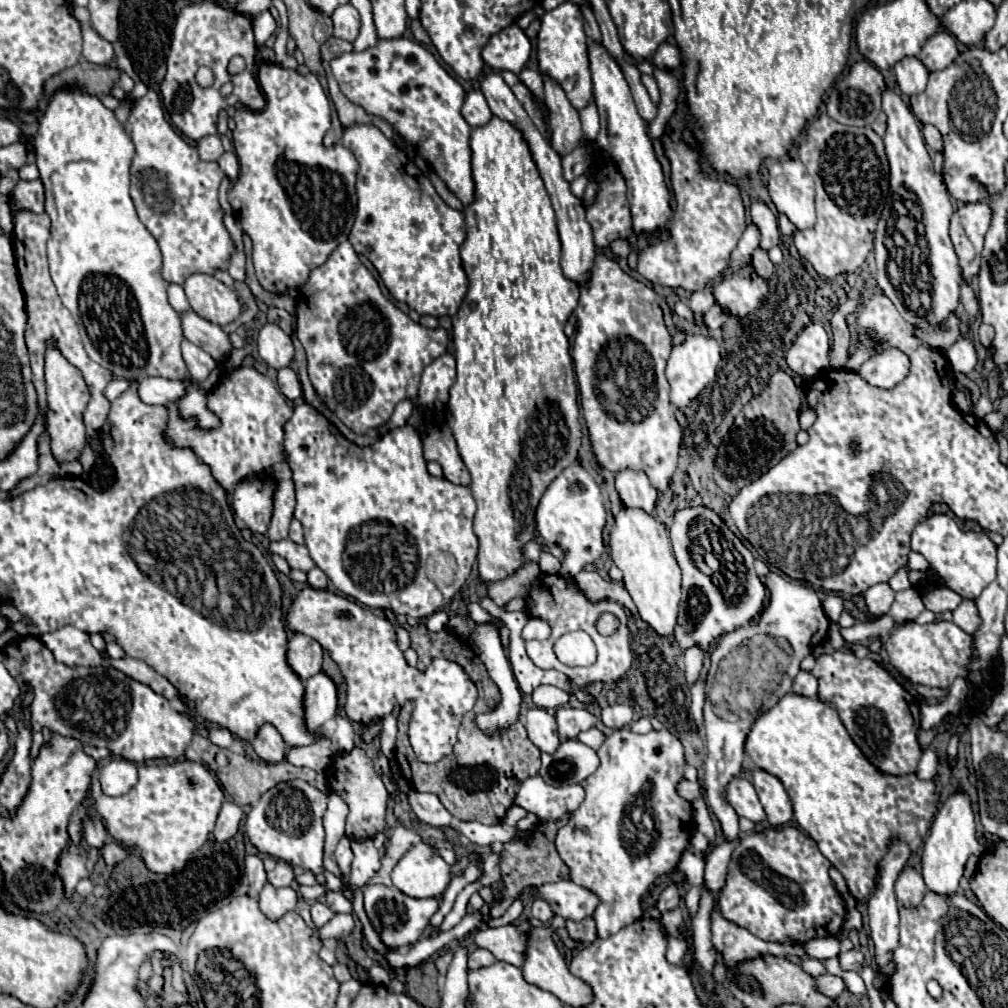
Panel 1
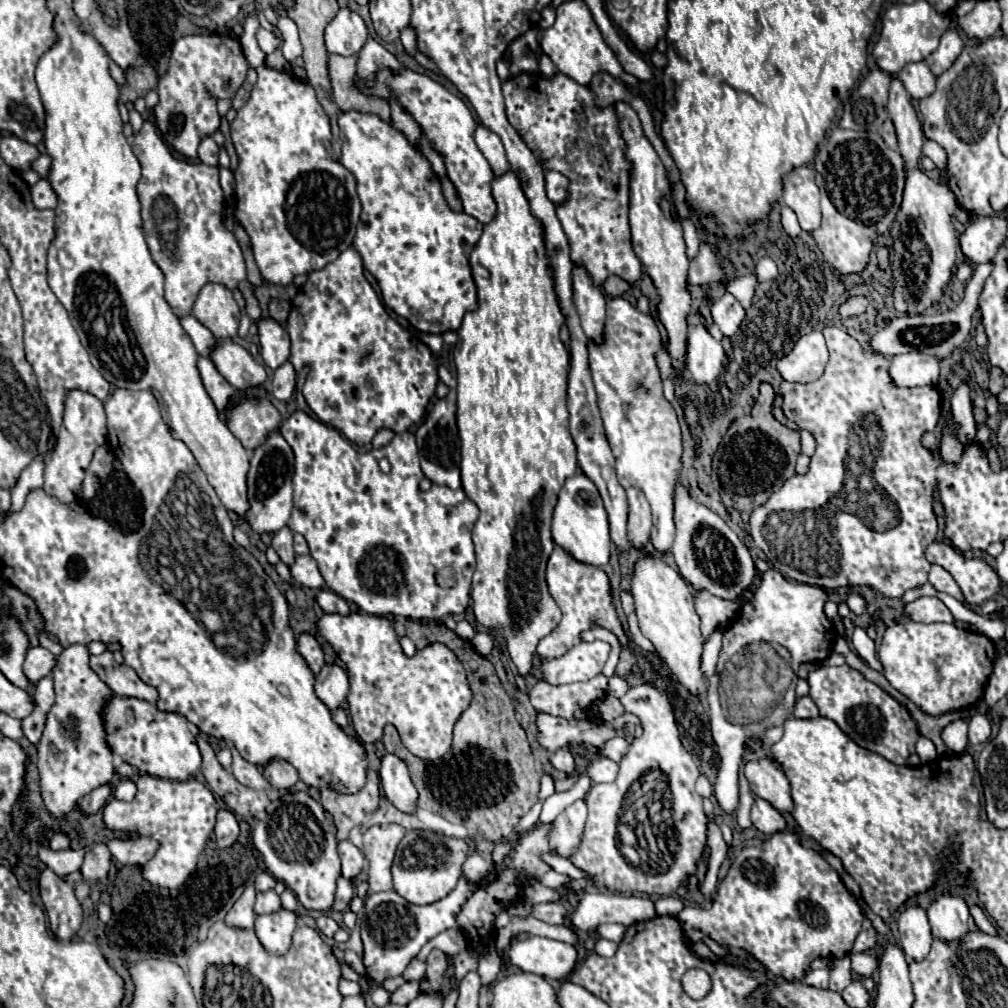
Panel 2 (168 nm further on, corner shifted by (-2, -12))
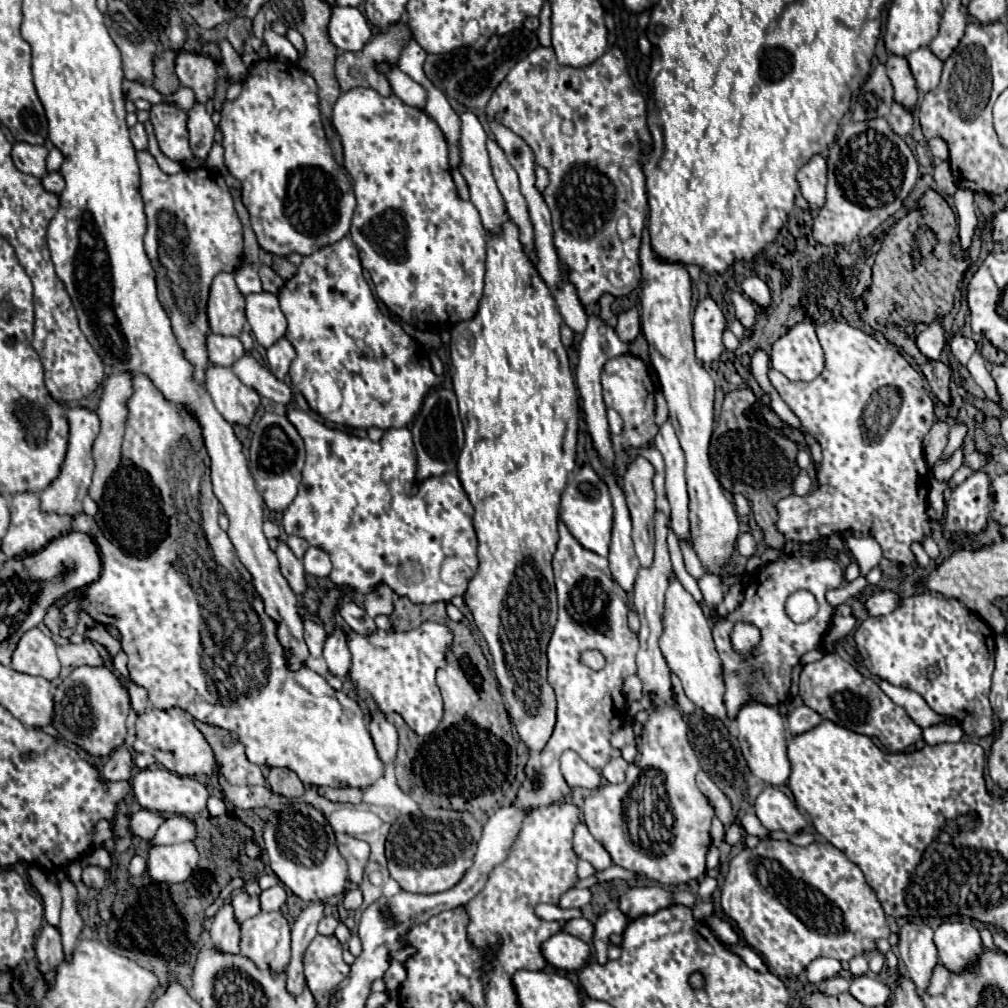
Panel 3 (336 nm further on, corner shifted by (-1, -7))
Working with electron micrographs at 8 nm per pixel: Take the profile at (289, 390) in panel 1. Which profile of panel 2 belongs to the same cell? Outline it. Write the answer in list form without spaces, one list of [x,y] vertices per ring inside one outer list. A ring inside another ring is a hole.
[[[284,362],[274,370],[274,396],[282,402],[288,402],[294,394],[294,366],[290,362]]]

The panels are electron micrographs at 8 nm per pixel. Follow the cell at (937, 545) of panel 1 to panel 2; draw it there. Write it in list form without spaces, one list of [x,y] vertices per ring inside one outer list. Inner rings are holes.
[[[934,542],[926,550],[926,558],[932,564],[944,566],[962,588],[962,594],[968,602],[982,602],[1000,590],[1000,582],[996,572],[982,560],[970,558],[966,560],[956,548],[948,542]]]

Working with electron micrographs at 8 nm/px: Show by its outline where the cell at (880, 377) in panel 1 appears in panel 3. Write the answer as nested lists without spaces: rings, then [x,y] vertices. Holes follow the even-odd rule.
[[[935,319],[919,337],[917,337],[917,349],[927,361],[939,361],[943,351],[943,325],[939,319]]]

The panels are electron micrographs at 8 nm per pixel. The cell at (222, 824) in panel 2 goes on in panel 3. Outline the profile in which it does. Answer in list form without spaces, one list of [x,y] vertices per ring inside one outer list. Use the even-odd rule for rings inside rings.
[[[209,797],[209,801],[207,801],[207,809],[209,809],[211,817],[221,817],[221,815],[227,813],[227,807],[225,807],[223,799],[219,799],[219,797]]]

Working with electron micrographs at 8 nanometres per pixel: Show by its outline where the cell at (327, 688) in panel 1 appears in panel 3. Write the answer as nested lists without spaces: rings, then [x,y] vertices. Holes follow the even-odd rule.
[[[335,631],[331,637],[327,637],[325,641],[325,649],[323,649],[323,659],[327,661],[329,671],[343,679],[349,673],[351,667],[351,653],[347,649],[347,641],[345,641],[345,633],[343,631]]]

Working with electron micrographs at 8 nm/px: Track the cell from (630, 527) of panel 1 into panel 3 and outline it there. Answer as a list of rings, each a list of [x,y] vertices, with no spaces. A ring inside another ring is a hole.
[[[671,581],[665,595],[665,613],[663,613],[663,635],[659,637],[661,653],[667,661],[667,667],[681,679],[685,695],[701,707],[705,713],[727,721],[725,705],[723,705],[723,673],[721,661],[715,651],[715,643],[711,637],[711,625],[705,617],[699,603],[691,593],[683,589],[679,581]]]

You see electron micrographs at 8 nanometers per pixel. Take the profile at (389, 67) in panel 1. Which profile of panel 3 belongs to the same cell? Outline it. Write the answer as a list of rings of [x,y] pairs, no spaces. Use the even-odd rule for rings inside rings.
[[[459,111],[459,119],[461,119],[461,139],[459,139],[459,151],[461,151],[461,165],[459,171],[467,181],[469,187],[469,195],[471,195],[471,203],[477,207],[483,227],[493,233],[495,229],[499,229],[499,225],[503,223],[505,213],[505,201],[495,185],[493,173],[491,173],[491,165],[489,165],[489,157],[487,157],[487,149],[485,149],[485,141],[487,141],[487,133],[483,129],[483,125],[479,123],[479,119],[471,113],[471,111]]]

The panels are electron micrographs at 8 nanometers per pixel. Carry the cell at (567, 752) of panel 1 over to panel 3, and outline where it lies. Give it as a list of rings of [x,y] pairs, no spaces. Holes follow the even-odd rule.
[[[615,757],[615,759],[611,759],[611,761],[601,769],[601,775],[603,775],[609,783],[619,783],[619,781],[623,781],[623,777],[625,777],[625,769],[627,769],[627,761],[623,761],[621,757]]]

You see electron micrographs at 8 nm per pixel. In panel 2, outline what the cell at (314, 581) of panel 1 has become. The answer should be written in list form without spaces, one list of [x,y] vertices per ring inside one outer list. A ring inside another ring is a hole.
[[[320,590],[316,600],[326,614],[350,614],[352,612],[350,604],[344,598],[340,598],[338,594],[334,594],[332,590]]]

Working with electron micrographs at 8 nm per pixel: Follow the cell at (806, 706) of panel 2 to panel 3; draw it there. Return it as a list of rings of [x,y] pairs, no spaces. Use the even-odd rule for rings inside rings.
[[[797,705],[795,709],[789,711],[787,715],[787,727],[793,735],[805,733],[809,729],[813,729],[815,725],[821,723],[821,715],[815,713],[813,709],[809,709],[807,705]]]

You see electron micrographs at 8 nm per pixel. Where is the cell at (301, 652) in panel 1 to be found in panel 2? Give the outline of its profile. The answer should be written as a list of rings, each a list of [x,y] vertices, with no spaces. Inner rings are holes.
[[[300,634],[296,646],[298,646],[298,652],[306,658],[312,672],[318,674],[320,668],[324,666],[324,652],[322,652],[322,646],[318,644],[318,640],[312,634]]]

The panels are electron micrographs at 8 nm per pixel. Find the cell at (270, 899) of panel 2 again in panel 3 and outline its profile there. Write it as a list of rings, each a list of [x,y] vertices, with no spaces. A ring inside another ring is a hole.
[[[239,891],[233,895],[233,905],[235,905],[235,917],[239,917],[239,921],[255,917],[261,911],[259,897],[251,897],[245,891]]]

